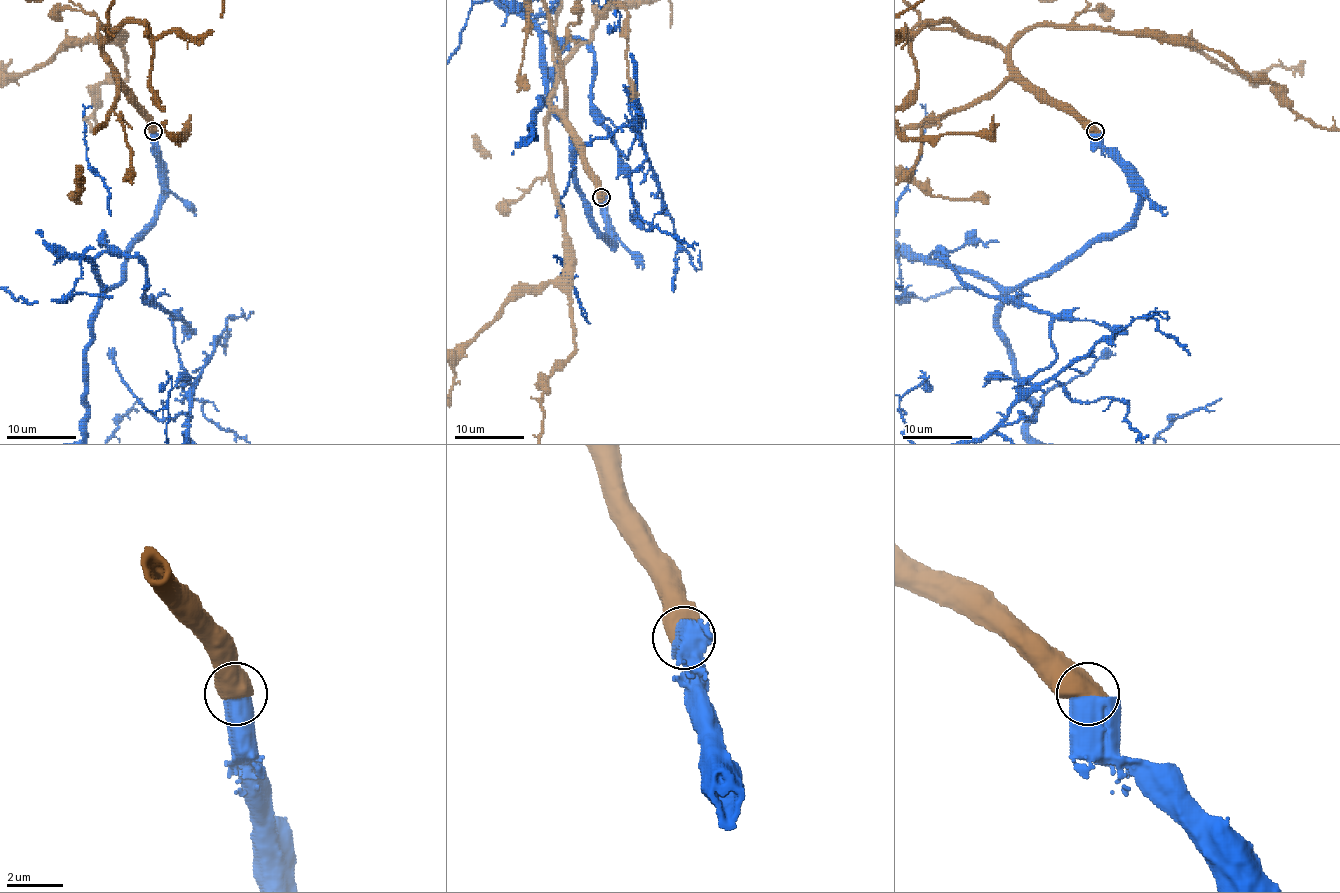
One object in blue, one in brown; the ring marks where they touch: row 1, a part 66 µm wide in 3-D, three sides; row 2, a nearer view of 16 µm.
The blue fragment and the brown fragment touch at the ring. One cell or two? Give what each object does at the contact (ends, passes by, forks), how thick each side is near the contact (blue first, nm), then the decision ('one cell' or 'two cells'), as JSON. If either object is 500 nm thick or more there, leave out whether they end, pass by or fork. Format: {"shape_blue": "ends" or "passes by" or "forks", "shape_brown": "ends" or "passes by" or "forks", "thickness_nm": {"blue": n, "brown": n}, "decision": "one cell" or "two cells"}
{"thickness_nm": {"blue": 900, "brown": 800}, "decision": "one cell"}

